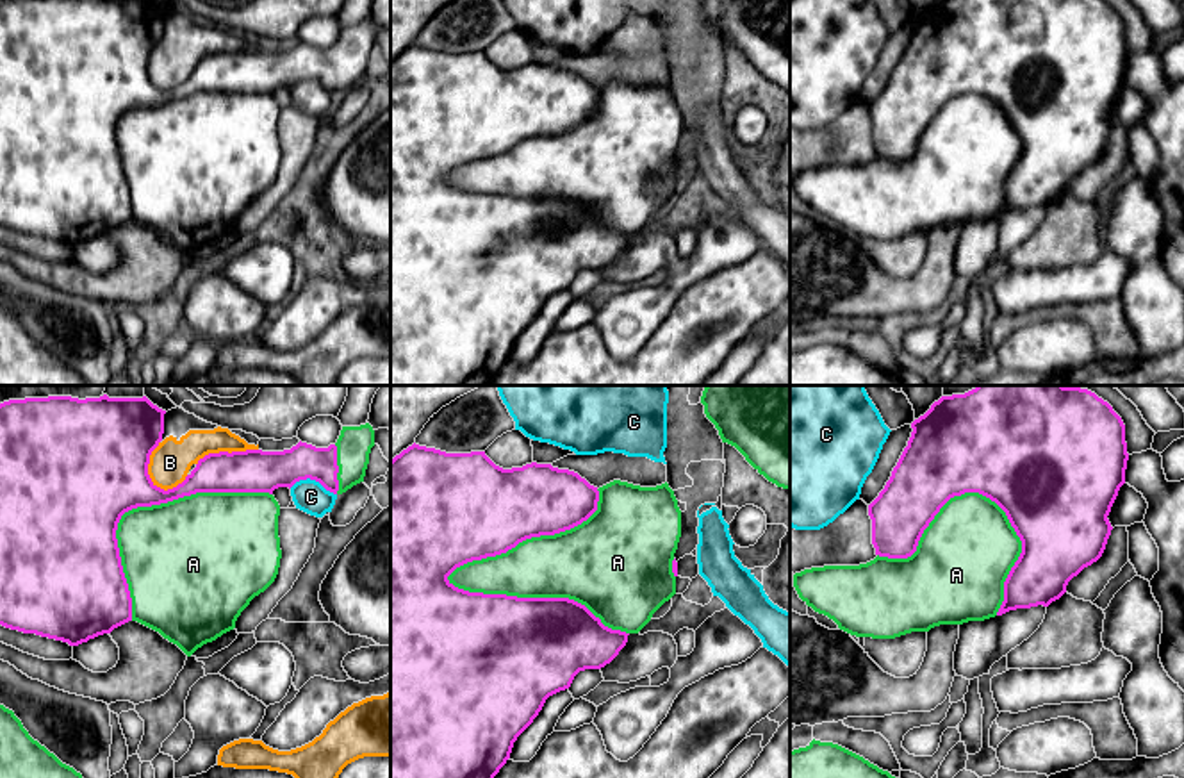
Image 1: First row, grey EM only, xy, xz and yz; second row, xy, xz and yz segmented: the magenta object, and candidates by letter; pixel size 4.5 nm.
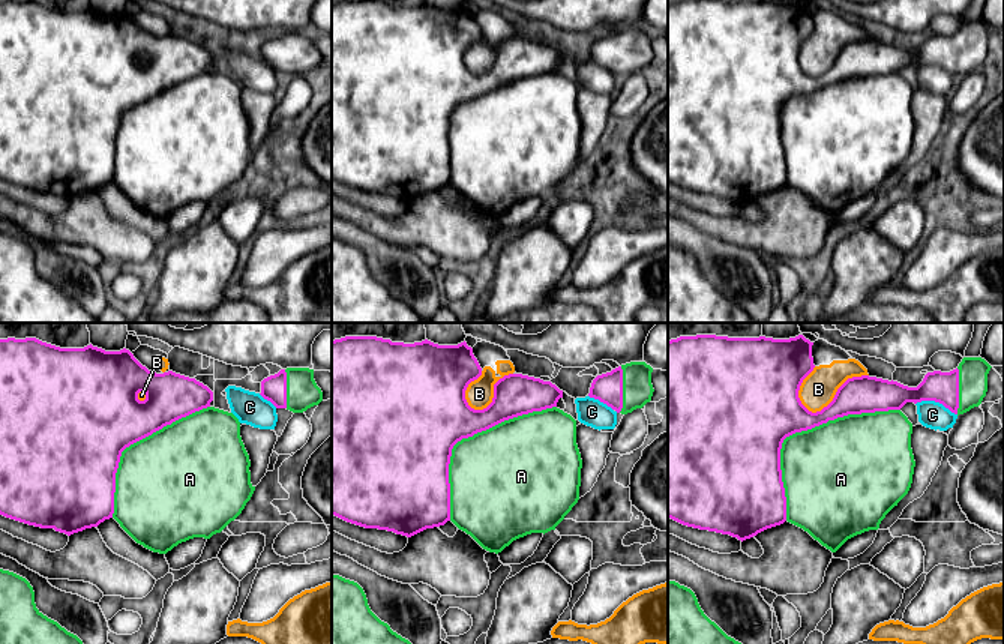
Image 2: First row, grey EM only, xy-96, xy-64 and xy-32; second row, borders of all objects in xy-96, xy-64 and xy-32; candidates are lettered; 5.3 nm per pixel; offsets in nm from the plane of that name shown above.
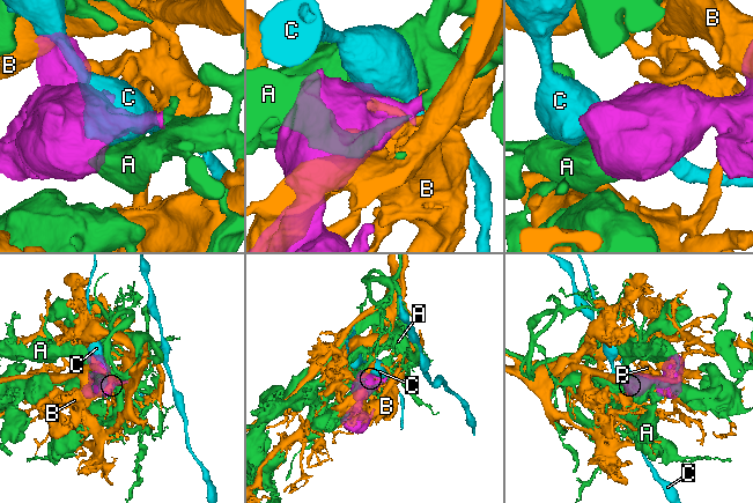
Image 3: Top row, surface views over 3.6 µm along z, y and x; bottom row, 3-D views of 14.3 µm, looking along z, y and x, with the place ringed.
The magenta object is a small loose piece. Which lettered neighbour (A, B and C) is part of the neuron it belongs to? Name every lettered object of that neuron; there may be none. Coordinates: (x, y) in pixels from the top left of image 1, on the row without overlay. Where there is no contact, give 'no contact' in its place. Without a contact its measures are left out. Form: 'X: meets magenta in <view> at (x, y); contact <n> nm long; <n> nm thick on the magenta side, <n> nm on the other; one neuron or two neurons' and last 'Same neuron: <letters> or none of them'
A: meets magenta in xz at (537, 198); contact 850 nm long; 480 nm thick on the magenta side, 320 nm on the other; one neuron
B: meets magenta in xy at (147, 68); contact 240 nm long; 500 nm thick on the magenta side, 190 nm on the other; two neurons
C: meets magenta in xy at (312, 79); contact 220 nm long; 190 nm thick on the magenta side, 150 nm on the other; two neurons
Same neuron: A

